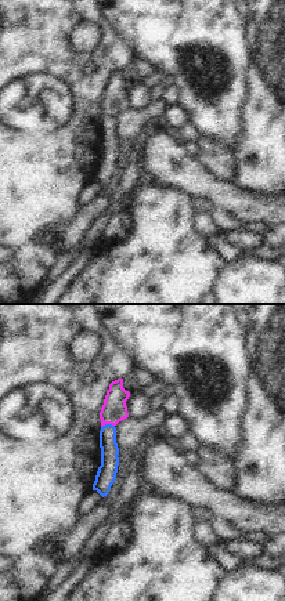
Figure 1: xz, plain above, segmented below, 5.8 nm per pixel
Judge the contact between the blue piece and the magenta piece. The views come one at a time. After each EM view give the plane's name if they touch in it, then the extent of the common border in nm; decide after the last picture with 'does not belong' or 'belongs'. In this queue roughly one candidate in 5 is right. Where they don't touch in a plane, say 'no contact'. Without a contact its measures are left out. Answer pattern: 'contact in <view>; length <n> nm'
contact in xz; length 80 nm

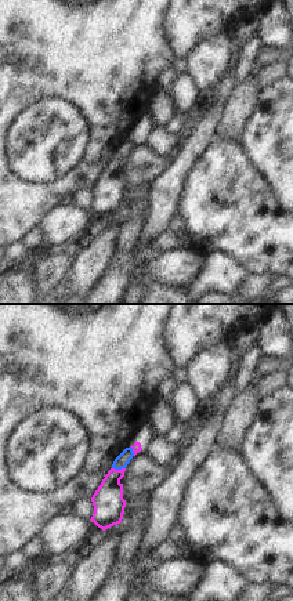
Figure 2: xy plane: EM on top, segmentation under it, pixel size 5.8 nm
contact in xy; length 80 nm

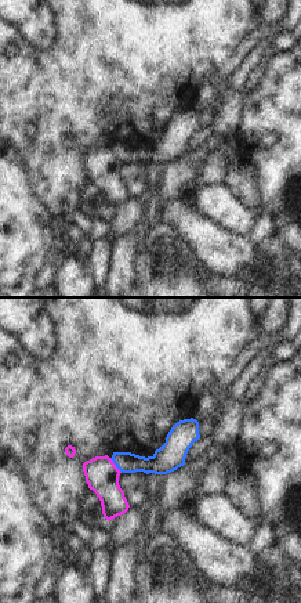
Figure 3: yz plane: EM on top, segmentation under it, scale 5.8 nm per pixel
contact in yz; length 110 nm

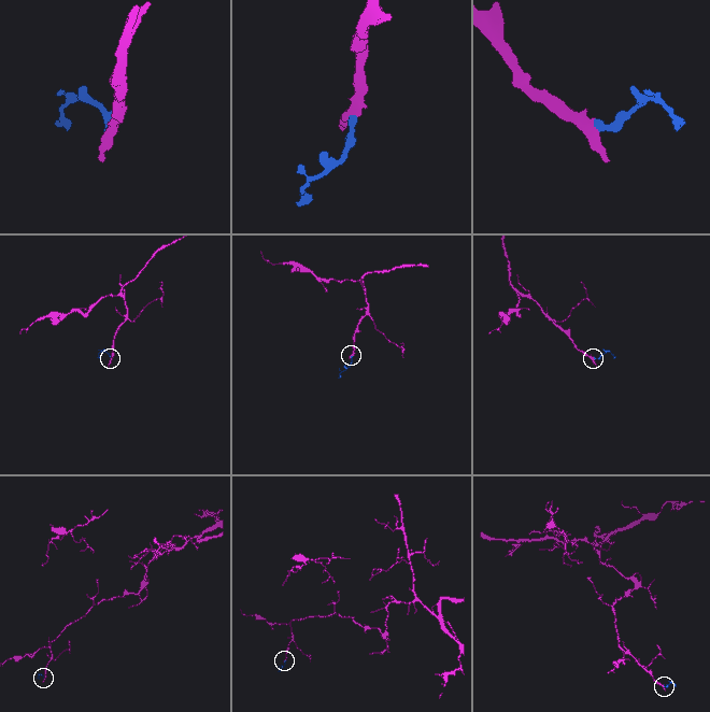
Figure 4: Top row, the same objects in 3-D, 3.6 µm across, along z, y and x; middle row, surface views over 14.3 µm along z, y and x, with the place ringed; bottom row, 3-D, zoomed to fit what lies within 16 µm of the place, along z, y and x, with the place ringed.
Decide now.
does not belong

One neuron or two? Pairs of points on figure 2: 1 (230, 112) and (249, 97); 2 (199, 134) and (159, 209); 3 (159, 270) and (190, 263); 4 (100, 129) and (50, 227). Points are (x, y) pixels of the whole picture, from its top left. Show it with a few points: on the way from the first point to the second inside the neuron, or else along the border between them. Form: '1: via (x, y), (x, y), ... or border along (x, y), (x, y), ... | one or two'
1: via (234, 109), (245, 98) | one
2: via (187, 152), (165, 191) | one
3: via (166, 268), (183, 265) | one
4: border along (69, 201), (54, 206), (38, 224) | two

